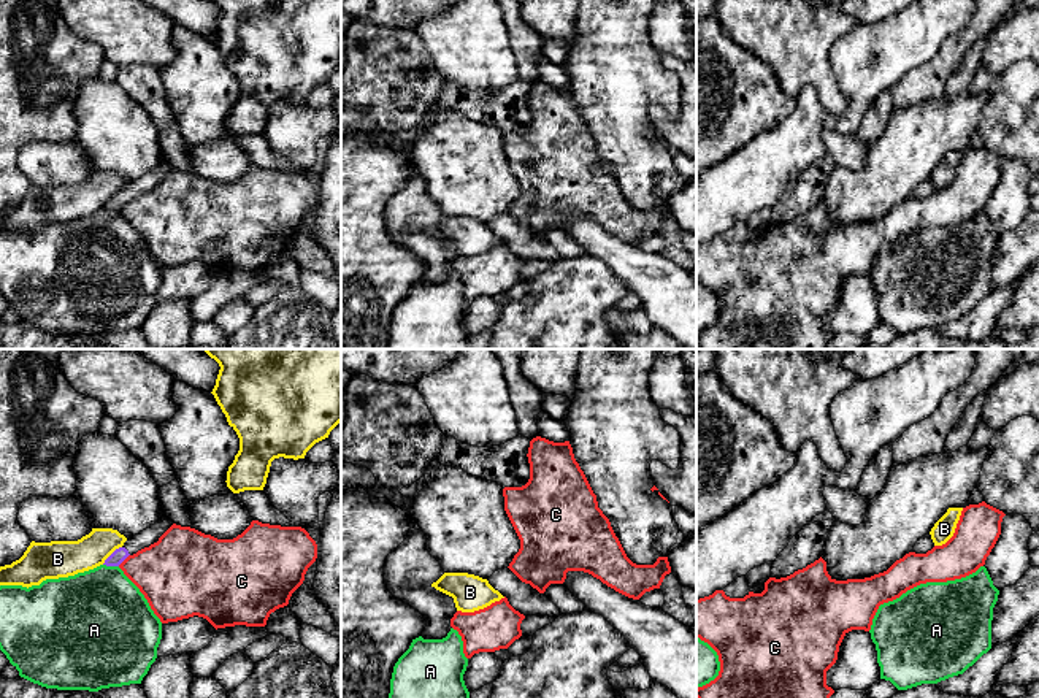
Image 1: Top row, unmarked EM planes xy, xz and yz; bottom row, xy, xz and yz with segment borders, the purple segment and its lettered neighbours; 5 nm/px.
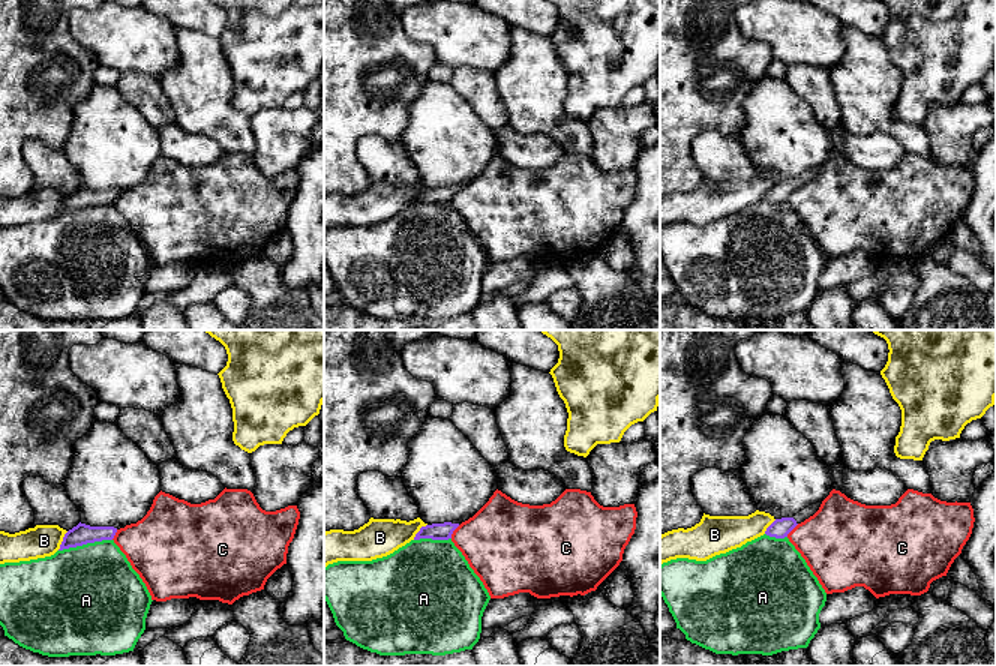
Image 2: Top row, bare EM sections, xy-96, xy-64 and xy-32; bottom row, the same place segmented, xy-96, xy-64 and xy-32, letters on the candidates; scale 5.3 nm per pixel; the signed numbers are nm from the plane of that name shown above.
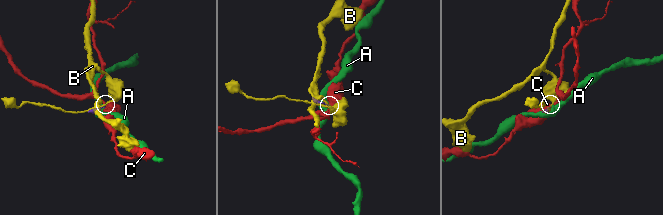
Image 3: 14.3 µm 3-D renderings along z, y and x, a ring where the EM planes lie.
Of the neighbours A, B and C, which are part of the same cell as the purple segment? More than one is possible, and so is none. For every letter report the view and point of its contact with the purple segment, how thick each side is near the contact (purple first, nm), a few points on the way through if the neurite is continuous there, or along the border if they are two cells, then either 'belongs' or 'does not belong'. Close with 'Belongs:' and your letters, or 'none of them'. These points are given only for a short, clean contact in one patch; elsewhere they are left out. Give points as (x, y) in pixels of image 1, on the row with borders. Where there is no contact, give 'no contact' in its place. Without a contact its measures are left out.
A: meets purple in xy at (111, 565); 70 nm thick on the purple side, 460 nm on the other; does not belong
B: meets purple in xy at (111, 554); 70 nm thick on the purple side, 190 nm on the other; does not belong
C: meets purple in xy at (122, 560); 70 nm thick on the purple side, 360 nm on the other; border along xy (129, 554), (118, 565); does not belong
Belongs: none of them

